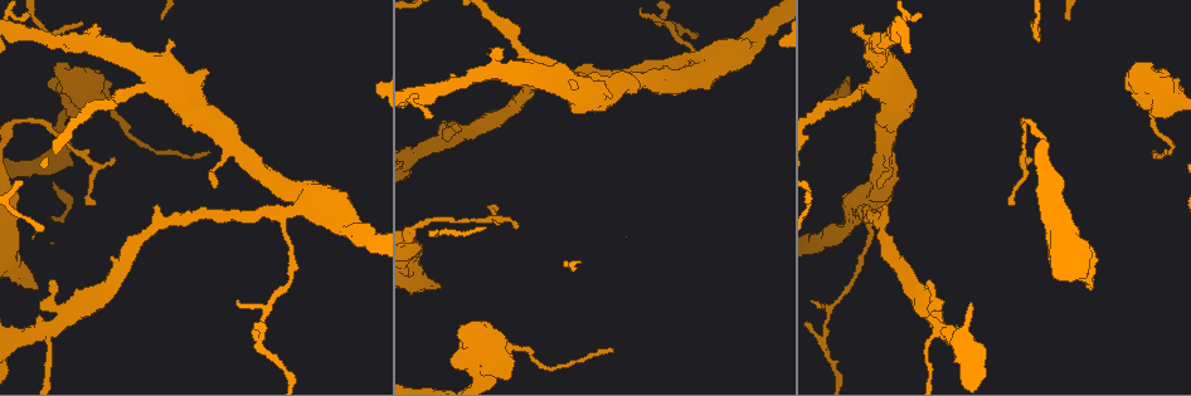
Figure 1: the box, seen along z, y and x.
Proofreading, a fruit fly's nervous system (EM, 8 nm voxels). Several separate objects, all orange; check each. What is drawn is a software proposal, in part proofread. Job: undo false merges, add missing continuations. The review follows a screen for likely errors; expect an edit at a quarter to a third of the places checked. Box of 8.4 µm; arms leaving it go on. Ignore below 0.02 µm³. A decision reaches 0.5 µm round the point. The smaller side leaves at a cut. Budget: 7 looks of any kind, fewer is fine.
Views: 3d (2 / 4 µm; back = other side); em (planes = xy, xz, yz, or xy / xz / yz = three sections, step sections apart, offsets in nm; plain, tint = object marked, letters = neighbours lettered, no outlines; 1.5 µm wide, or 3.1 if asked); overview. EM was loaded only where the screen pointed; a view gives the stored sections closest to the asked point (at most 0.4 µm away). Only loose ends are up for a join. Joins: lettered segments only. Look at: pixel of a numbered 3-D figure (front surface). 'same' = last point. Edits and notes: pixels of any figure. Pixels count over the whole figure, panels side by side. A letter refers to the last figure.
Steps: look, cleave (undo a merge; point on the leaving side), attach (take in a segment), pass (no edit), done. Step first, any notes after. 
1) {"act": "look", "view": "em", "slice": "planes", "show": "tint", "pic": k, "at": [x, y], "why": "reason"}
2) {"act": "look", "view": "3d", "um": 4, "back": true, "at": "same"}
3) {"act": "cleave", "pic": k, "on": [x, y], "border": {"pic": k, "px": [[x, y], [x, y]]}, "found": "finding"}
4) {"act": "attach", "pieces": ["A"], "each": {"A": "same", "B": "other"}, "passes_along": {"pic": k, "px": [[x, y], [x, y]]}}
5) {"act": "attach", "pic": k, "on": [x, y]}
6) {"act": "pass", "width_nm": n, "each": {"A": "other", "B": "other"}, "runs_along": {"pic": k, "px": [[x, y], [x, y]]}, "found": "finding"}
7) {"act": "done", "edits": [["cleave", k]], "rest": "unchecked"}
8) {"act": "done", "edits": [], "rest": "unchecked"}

{"act": "look", "view": "3d", "um": 2, "pic": 1, "at": [49, 329], "why": "a fork"}

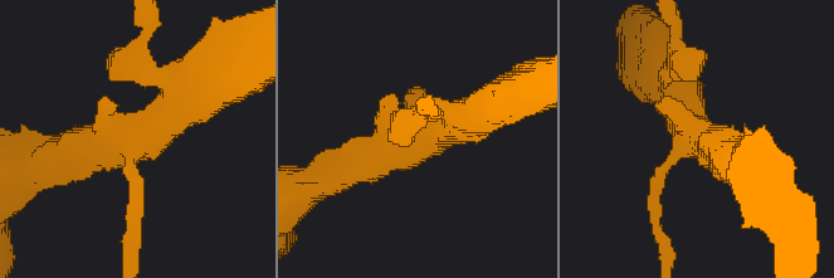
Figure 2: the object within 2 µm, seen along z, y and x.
{"act": "look", "view": "em", "slice": "planes", "show": "letters", "pic": 2, "at": [695, 142], "arms": 3, "why": "need the tissue"}

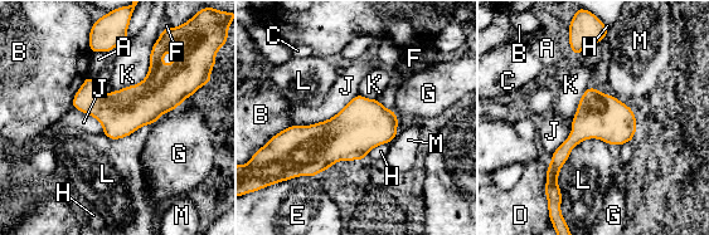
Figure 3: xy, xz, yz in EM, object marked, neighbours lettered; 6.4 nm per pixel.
{"act": "pass", "each": {"A": "other", "B": "other", "C": "other", "D": "other", "E": "other", "F": "other", "G": "other", "H": "other", "J": "other", "K": "other", "L": "other", "M": "other"}, "border": {"pic": 3, "px": [[605, 141], [571, 151], [561, 200]]}, "found": "all the same neuron"}

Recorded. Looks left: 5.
{"act": "look", "view": "3d", "um": 2, "pic": 1, "at": [516, 228], "why": "tapers out"}

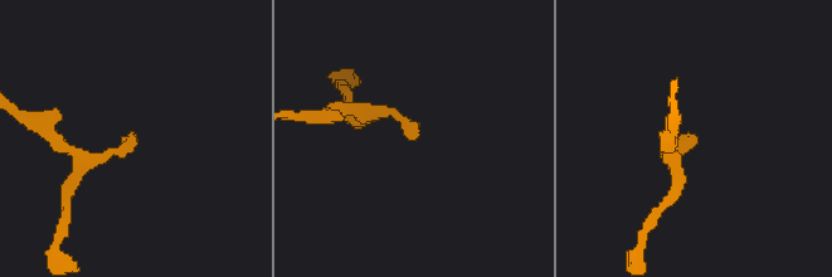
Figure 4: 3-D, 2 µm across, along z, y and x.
{"act": "look", "view": "em", "slice": "planes", "show": "letters", "pic": 4, "at": [690, 136]}

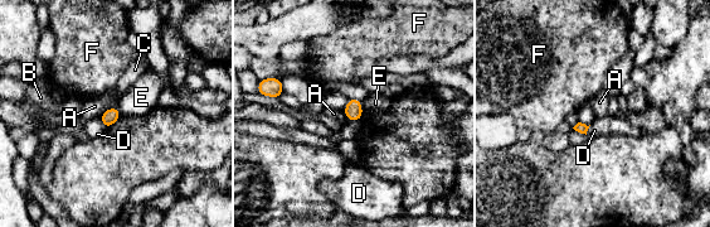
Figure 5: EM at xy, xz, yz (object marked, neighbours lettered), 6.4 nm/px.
{"act": "pass", "each": {"A": "other", "B": "other", "C": "other", "D": "other", "E": "other", "F": "other"}, "found": "no lettered segment goes on from it"}

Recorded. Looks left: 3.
{"act": "look", "view": "em", "slice": "planes", "show": "letters", "pic": 1, "at": [851, 31], "why": "stops while still wide"}

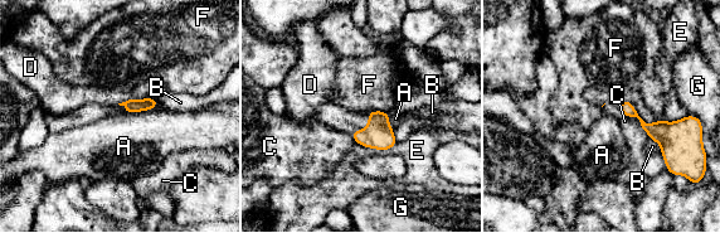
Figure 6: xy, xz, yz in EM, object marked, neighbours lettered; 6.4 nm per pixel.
{"act": "pass", "each": {"A": "other", "B": "other", "C": "other", "D": "other", "E": "other", "F": "other", "G": "other"}, "border": {"pic": 6, "px": [[385, 111], [366, 112]]}, "found": "none of them fits"}

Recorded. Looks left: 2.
{"act": "done", "edits": [], "rest": "unchecked"}

